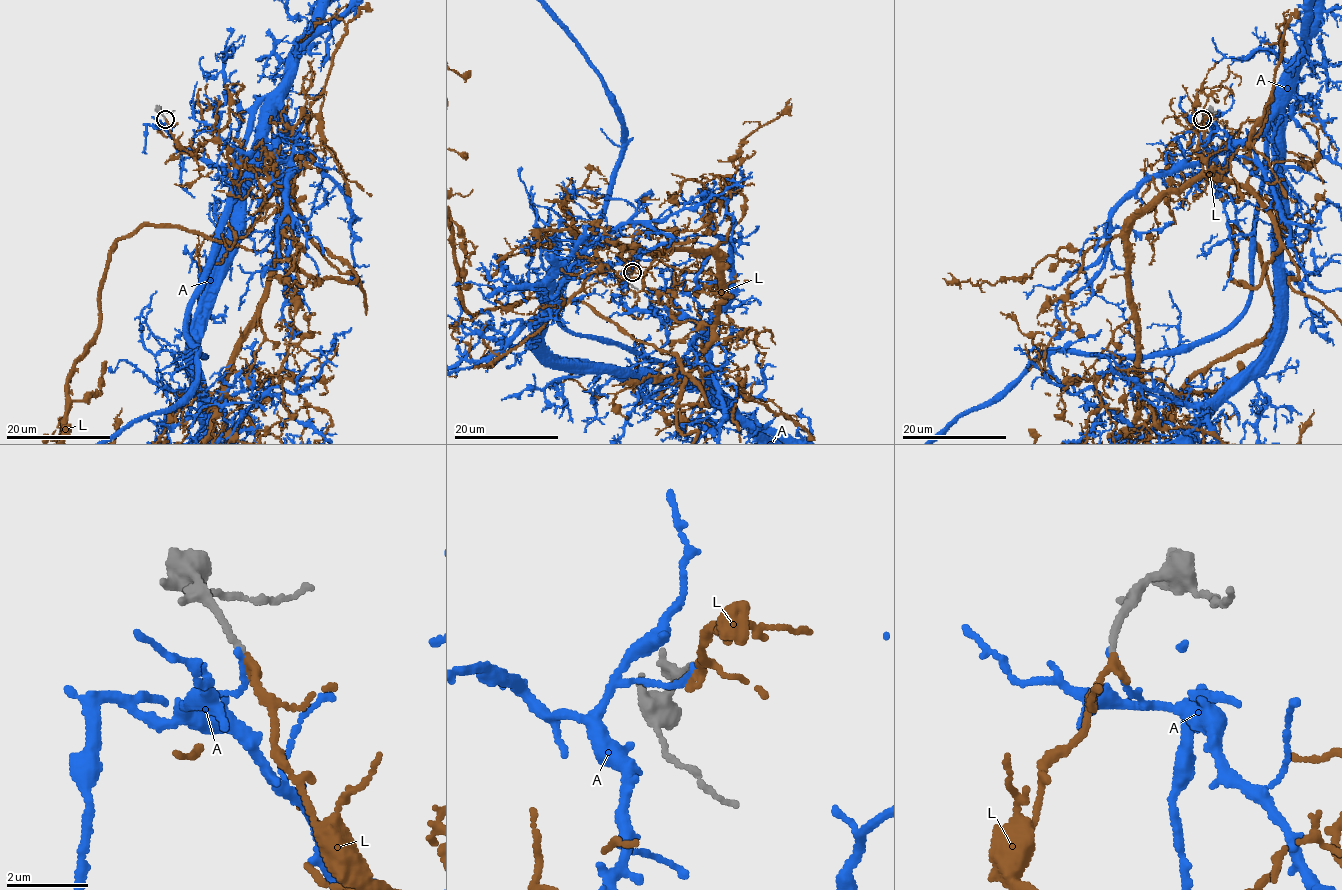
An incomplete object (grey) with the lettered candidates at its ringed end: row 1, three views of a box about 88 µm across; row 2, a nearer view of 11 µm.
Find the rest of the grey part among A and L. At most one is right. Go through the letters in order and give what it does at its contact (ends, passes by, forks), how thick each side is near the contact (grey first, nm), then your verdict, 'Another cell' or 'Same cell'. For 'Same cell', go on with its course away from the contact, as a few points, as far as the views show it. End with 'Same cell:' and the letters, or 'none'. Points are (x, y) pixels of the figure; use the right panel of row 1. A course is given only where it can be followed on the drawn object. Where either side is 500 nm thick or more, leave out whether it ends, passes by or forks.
A: It ends there. Thickness 160 nm (grey) against 120 nm. Another cell
L: It ends there. Thickness 160 nm (grey) against 200 nm. Same cell
Same cell: L

